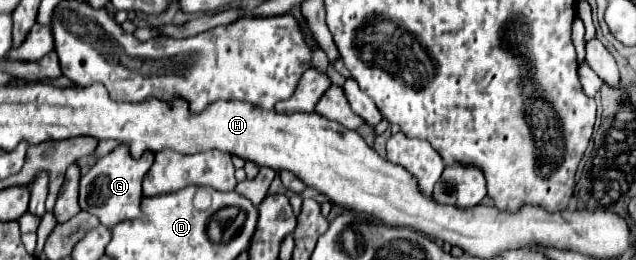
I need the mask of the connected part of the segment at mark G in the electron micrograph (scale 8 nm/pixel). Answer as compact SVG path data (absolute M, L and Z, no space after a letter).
M125 145L115 147L111 153L101 157L89 173L81 177L81 191L79 191L79 205L81 209L93 213L99 217L99 221L105 227L113 227L123 219L137 219L141 217L141 181L149 167L153 165L155 155L153 153L143 153L139 159L129 157L129 149Z

